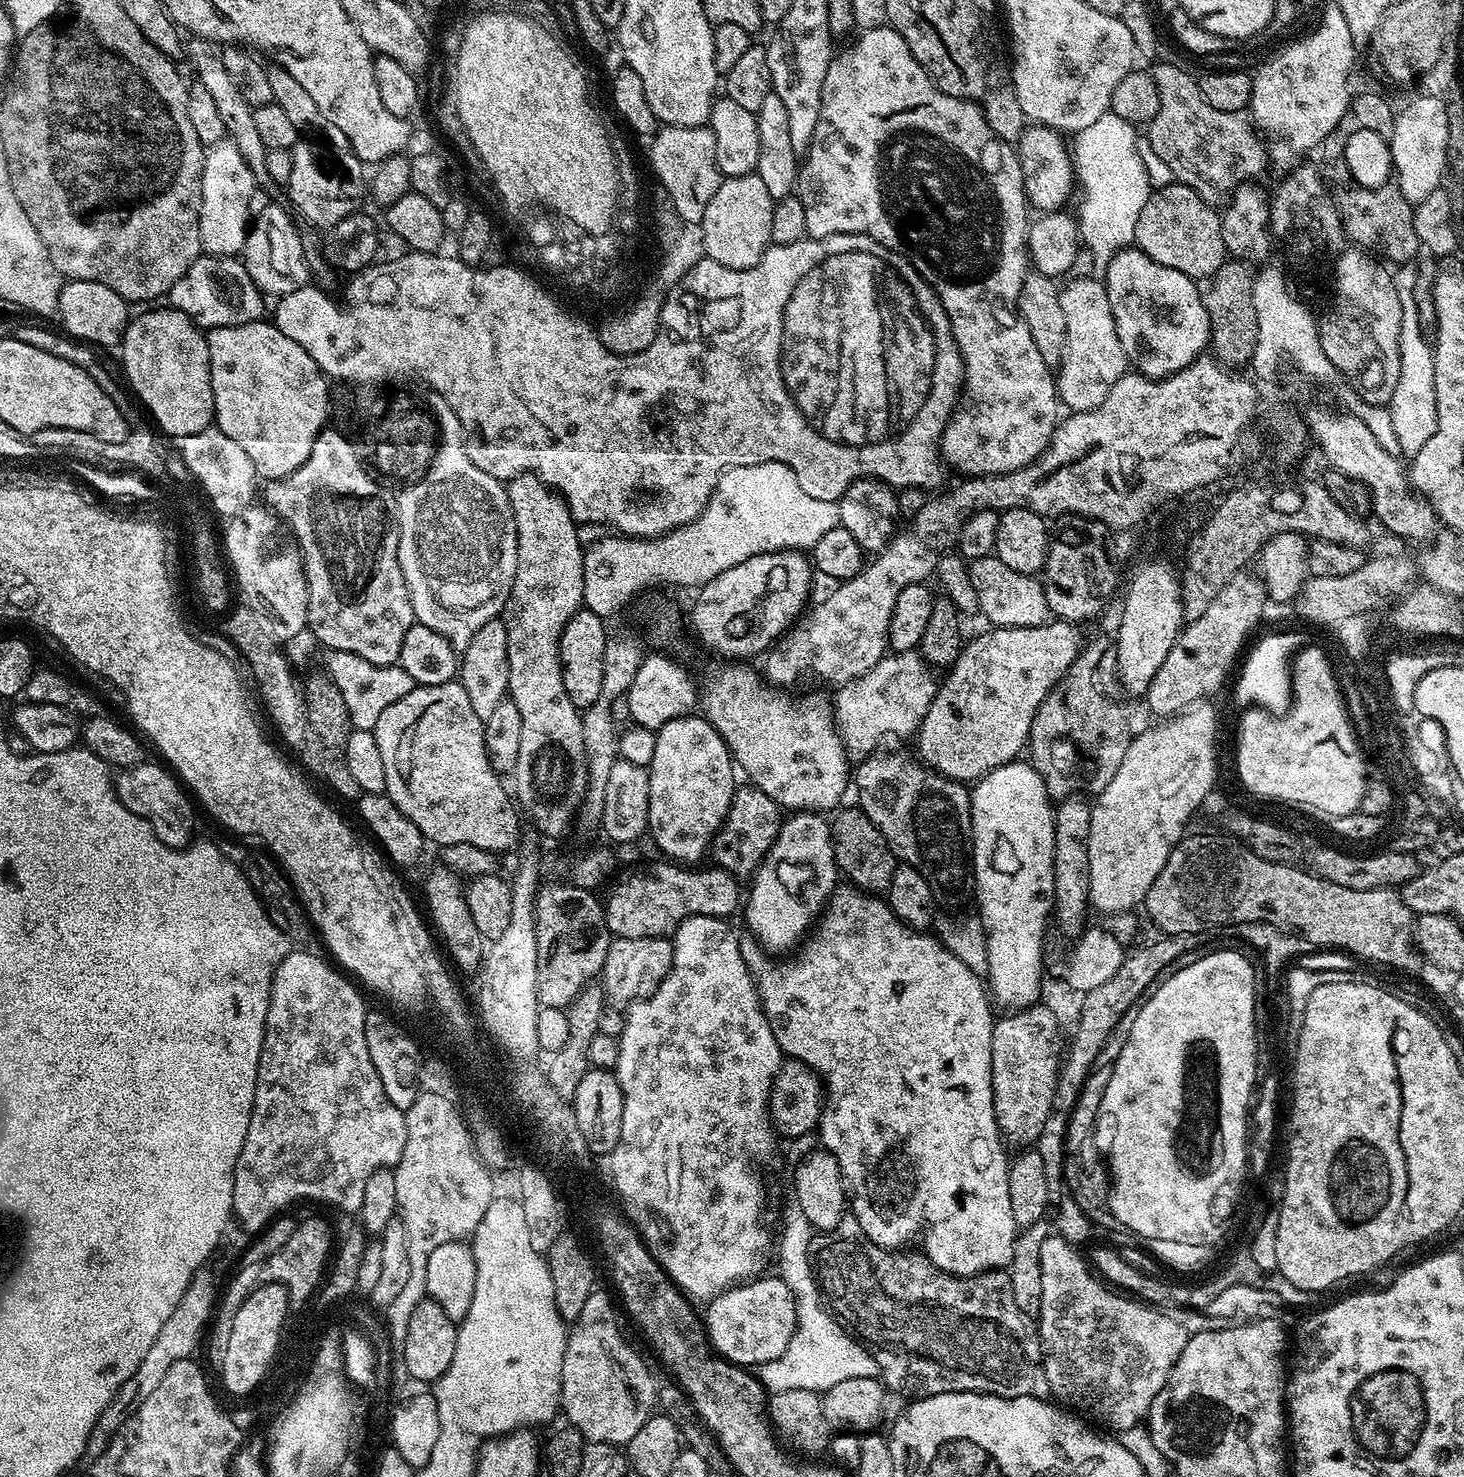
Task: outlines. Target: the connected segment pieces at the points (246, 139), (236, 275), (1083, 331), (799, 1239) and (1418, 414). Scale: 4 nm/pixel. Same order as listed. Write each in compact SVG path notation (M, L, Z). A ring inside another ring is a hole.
M192 38L189 41L189 44L188 41L186 44L186 56L188 52L188 60L192 63L193 70L196 71L195 79L202 86L206 86L206 90L210 93L210 98L215 103L218 114L222 114L222 122L224 123L227 139L235 144L236 149L242 154L242 158L246 158L246 166L250 166L257 185L267 185L269 183L269 178L266 174L268 148L262 142L262 137L258 135L258 125L254 122L251 106L246 102L246 98L242 98L242 90L238 90L237 84L234 83L234 78L230 78L226 65L222 63L220 48L210 40Z
M201 254L192 263L192 269L188 271L183 288L184 300L188 303L187 313L193 322L204 330L222 326L242 326L265 315L265 297L254 286L243 259L235 256L221 259L219 256Z
M1077 276L1069 279L1069 284L1060 288L1062 311L1066 313L1066 350L1064 363L1058 370L1056 391L1059 403L1063 407L1065 404L1069 413L1089 412L1102 406L1102 402L1106 402L1106 394L1114 390L1114 382L1118 382L1118 378L1122 378L1130 368L1126 350L1122 350L1122 342L1118 342L1116 319L1114 310L1110 310L1110 298L1105 281L1096 279L1092 276Z
M794 1202L784 1212L784 1226L780 1230L778 1240L778 1256L780 1252L781 1280L787 1280L790 1290L796 1296L796 1329L792 1341L776 1360L761 1364L758 1368L758 1379L769 1393L782 1390L810 1390L825 1393L828 1388L838 1382L852 1378L874 1379L881 1375L878 1362L859 1340L828 1311L822 1303L820 1285L816 1283L816 1274L810 1249L814 1229L810 1226L810 1218L802 1214L802 1206Z
M1412 264L1401 265L1395 269L1393 280L1401 303L1402 321L1399 335L1399 376L1398 383L1388 405L1394 432L1398 436L1402 456L1411 460L1422 446L1437 432L1437 399L1434 393L1435 356L1429 339L1421 332L1418 321L1418 305L1414 299L1414 285L1417 277L1416 267Z

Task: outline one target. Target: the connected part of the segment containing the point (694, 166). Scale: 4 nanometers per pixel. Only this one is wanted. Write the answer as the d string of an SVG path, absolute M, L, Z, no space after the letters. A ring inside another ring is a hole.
M699 124L698 126L661 127L651 137L652 149L648 156L652 159L652 172L657 176L658 184L666 188L670 199L674 202L677 214L688 226L699 225L706 214L706 206L710 206L710 198L718 194L721 174L718 170L717 144L714 143L712 129Z

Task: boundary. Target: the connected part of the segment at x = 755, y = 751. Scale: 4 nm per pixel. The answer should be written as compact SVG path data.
M720 662L717 668L710 669L704 681L701 679L698 684L699 711L726 742L735 767L752 779L749 780L751 787L762 790L762 794L779 804L781 809L807 810L817 814L827 813L827 808L835 809L841 803L839 800L844 791L850 788L850 757L840 737L833 701L824 696L795 700L789 691L767 683L752 666L748 662Z

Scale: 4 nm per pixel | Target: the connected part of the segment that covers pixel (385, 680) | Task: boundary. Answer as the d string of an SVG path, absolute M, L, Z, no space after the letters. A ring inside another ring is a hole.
M335 652L328 657L328 667L335 676L335 685L346 701L346 710L350 714L353 729L361 732L373 731L386 706L394 706L398 698L406 698L414 687L414 682L406 670L400 668L399 663L375 664L366 662L366 658L358 658L358 654L349 652Z

